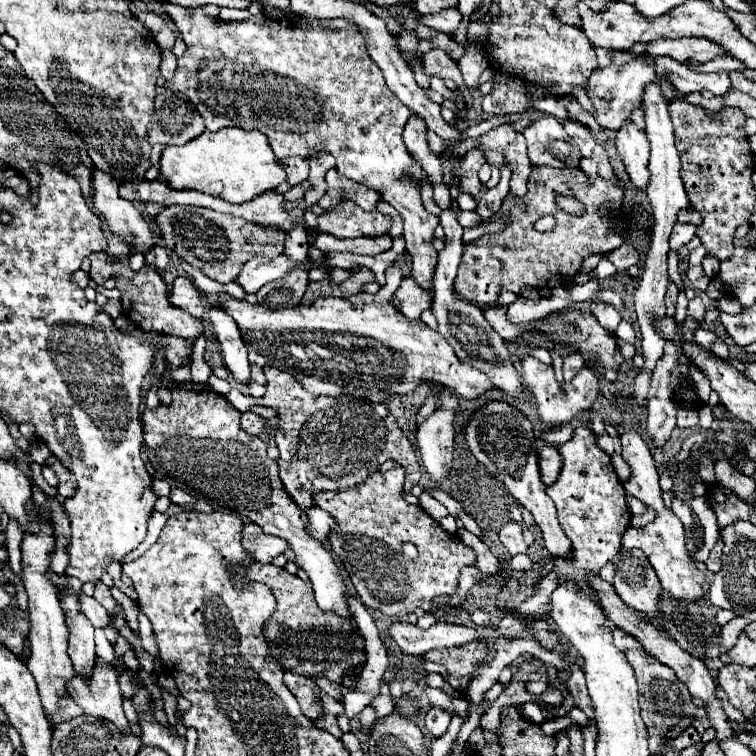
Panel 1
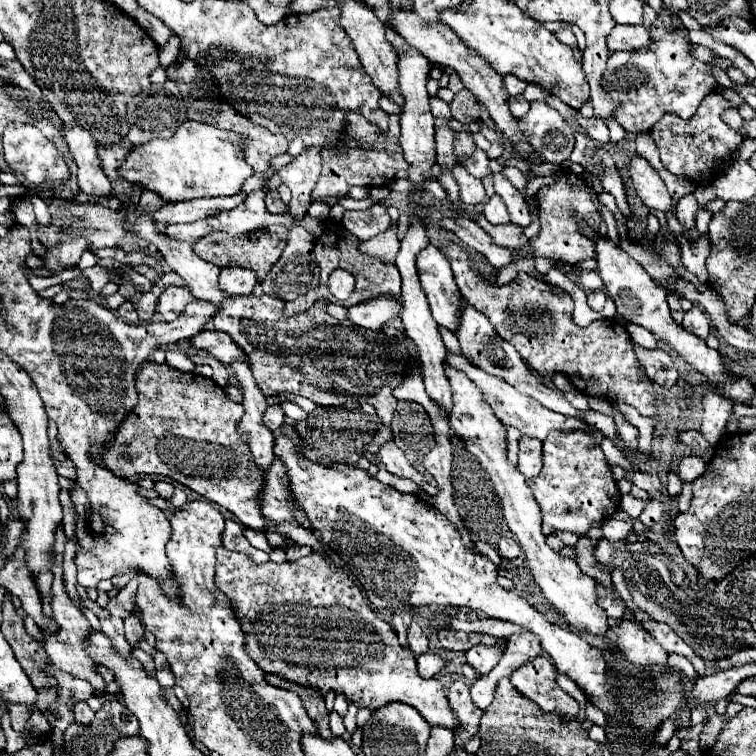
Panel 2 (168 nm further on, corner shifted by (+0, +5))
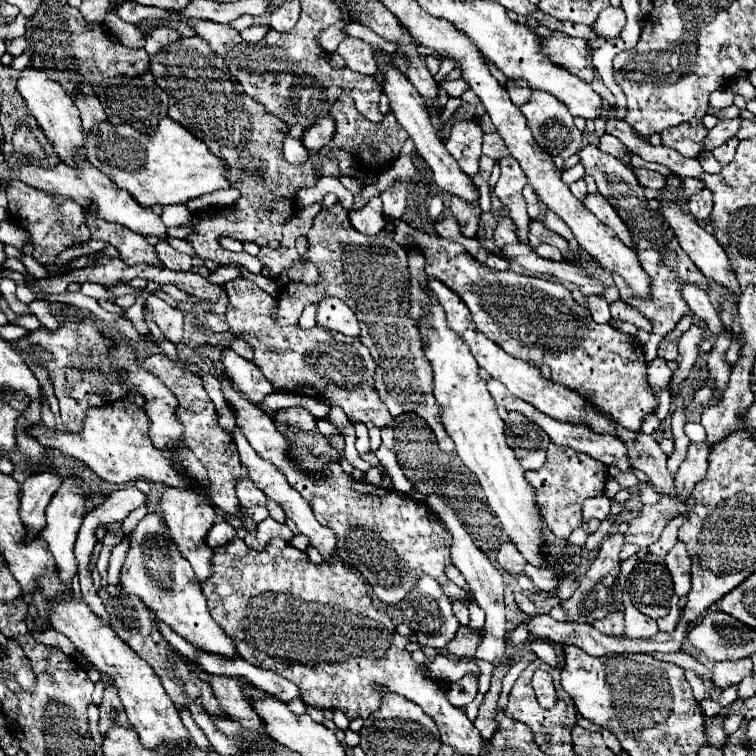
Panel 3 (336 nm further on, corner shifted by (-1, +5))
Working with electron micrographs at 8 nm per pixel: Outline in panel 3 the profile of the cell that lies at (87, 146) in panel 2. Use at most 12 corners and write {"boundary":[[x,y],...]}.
{"boundary":[[32,65],[16,89],[58,157],[74,163],[82,129],[74,99]]}

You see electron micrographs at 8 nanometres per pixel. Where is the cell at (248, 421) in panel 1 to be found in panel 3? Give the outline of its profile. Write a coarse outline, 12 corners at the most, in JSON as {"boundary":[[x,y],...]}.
{"boundary":[[304,407],[282,409],[276,425],[314,431],[318,417]]}

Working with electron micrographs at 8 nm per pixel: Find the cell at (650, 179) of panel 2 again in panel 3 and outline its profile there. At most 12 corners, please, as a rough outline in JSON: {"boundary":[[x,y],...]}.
{"boundary":[[678,203],[662,215],[680,247],[728,293],[740,295],[730,259]]}

